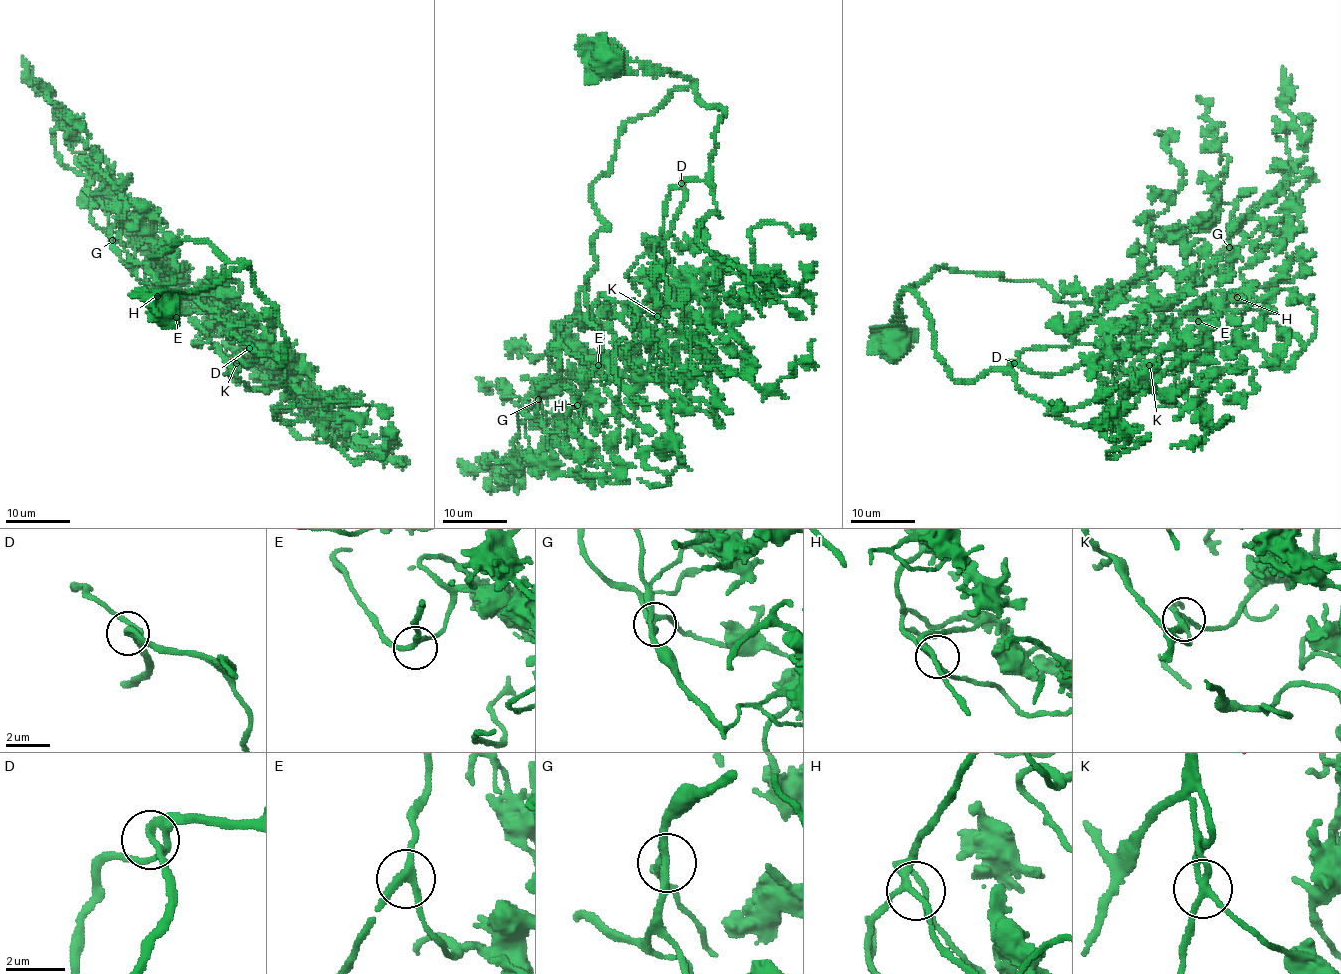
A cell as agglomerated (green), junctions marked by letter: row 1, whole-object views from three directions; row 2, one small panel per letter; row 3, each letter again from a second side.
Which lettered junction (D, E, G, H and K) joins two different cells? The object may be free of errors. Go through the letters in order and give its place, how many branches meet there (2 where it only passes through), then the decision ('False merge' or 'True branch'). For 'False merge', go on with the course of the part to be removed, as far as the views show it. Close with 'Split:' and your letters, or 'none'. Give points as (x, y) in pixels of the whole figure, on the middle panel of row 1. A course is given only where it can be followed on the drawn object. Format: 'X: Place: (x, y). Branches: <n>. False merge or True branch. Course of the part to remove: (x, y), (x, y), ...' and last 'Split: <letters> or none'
D: Place: (681, 183). Branches: 3. True branch
E: Place: (598, 365). Branches: 3. True branch
G: Place: (538, 399). Branches: 3. True branch
H: Place: (577, 405). Branches: 3. True branch
K: Place: (657, 316). Branches: 3. True branch
Split: none

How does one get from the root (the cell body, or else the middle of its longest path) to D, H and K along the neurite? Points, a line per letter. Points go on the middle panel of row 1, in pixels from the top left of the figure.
D: (611, 58), (629, 57), (681, 73), (694, 84), (702, 103), (724, 111), (708, 174), (680, 184)
H: (611, 58), (693, 82), (624, 124), (592, 187), (608, 225), (586, 319), (602, 347), (577, 405)
K: (611, 58), (681, 73), (702, 103), (724, 111), (708, 174), (684, 184), (665, 265), (655, 278), (658, 316)

